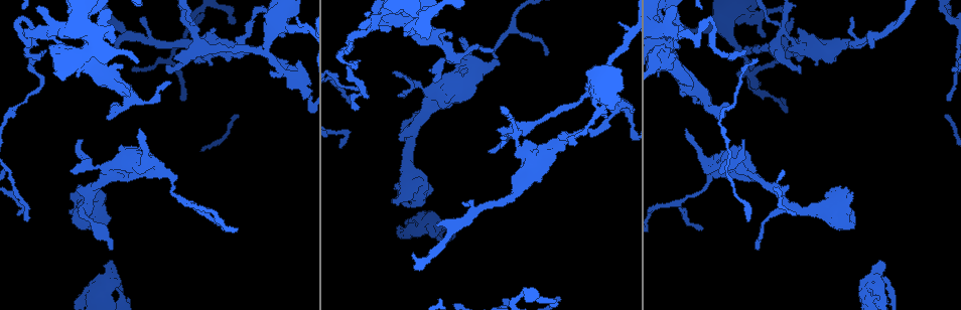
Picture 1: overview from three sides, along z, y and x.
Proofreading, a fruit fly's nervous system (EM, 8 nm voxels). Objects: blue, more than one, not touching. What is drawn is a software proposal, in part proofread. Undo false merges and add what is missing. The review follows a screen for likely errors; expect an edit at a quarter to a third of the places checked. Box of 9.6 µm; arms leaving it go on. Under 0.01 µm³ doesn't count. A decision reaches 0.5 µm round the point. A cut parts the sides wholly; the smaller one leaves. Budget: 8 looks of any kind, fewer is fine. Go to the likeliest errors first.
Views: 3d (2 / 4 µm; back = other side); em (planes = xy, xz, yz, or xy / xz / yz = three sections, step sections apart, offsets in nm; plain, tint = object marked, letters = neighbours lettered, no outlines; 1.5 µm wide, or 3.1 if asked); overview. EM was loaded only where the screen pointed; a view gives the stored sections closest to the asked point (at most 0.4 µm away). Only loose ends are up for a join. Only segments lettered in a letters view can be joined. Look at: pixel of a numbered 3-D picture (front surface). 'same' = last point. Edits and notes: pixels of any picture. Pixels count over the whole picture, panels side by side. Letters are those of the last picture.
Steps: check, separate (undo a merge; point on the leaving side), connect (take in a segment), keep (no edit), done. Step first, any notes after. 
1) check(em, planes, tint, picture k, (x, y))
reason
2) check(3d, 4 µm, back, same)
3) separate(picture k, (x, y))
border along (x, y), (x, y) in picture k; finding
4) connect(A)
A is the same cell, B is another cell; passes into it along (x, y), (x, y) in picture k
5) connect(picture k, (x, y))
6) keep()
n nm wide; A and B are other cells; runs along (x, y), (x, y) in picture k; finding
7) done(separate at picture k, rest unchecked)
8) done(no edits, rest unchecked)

check(em, planes, letters, picture 1, (114, 40))
stops while still wide

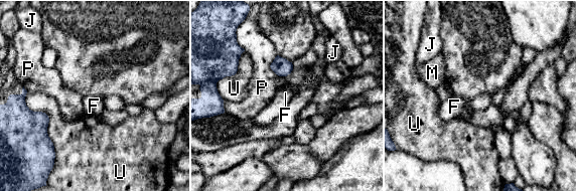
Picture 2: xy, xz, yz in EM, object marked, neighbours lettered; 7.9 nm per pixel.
keep()
F, J, M, P and U are other cells; no lettered segment goes on from it

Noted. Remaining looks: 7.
check(em, planes, letters, picture 1, (743, 141))
thin end

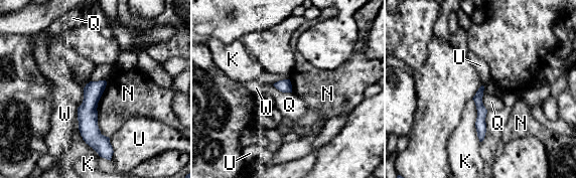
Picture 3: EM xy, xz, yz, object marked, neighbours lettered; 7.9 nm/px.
keep()
K, N, Q, U and W are other cells; border along (483, 90), (482, 105), (487, 110) in picture 3; no lettered segment goes on from it

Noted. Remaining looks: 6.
check(3d, 2 µm, picture 1, (76, 192))
branch stops here

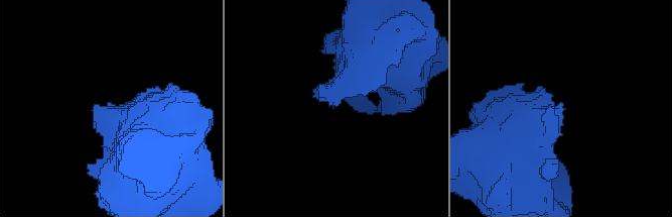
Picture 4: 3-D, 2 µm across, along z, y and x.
check(em, xy, step 4, letters, picture 4, (561, 102))
need the tissue

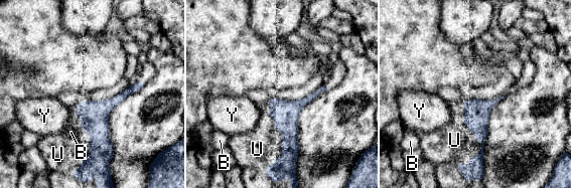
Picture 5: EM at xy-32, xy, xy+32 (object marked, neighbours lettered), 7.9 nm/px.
connect(U)
U is the same cell, B and Y are other cells; the neuron continues

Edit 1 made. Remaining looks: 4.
done(connect at picture 5, rest unchecked)

